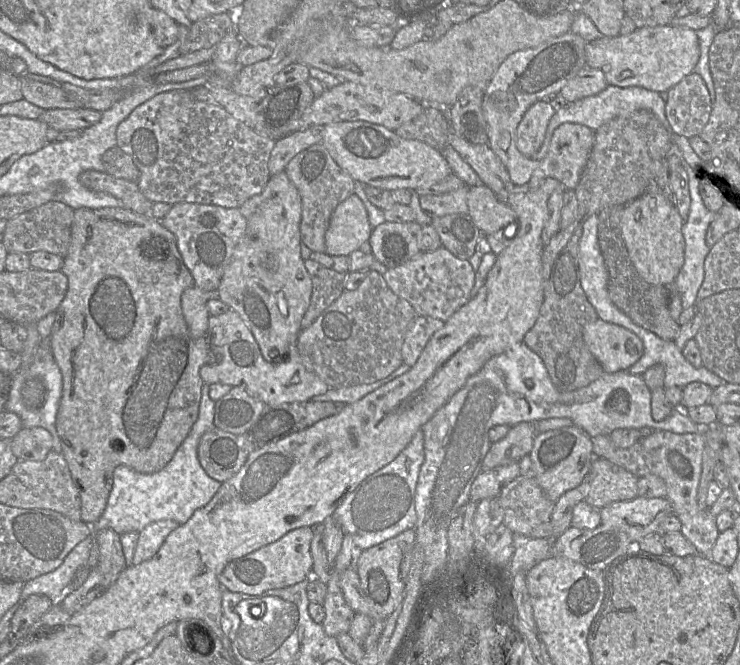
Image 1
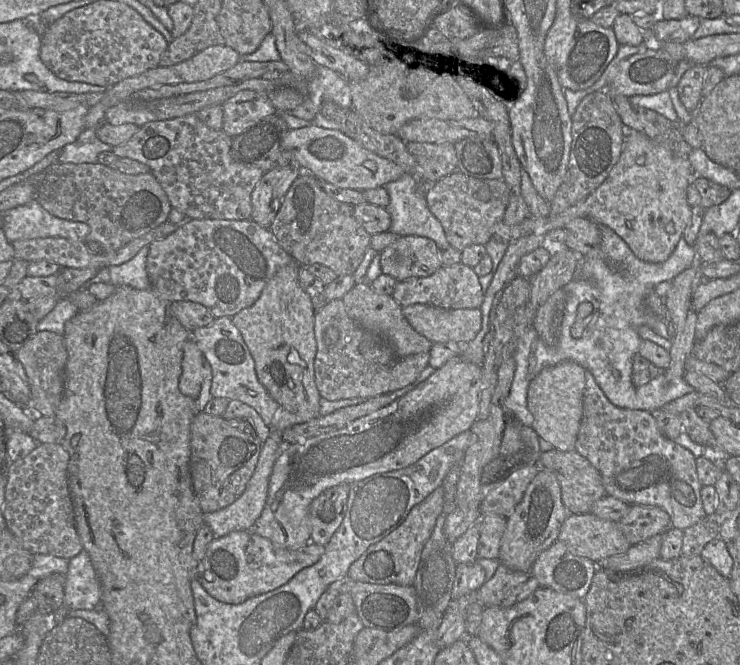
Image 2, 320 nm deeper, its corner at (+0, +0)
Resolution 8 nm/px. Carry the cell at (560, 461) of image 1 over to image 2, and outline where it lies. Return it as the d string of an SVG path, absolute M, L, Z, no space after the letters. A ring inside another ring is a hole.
M540 468L507 520L498 557L501 564L512 571L530 572L540 553L558 540L561 526L569 515L562 502L561 489L555 474Z

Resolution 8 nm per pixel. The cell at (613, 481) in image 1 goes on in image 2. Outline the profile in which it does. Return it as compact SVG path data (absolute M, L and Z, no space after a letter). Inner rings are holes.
M575 450L541 452L538 464L555 474L562 502L570 514L588 513L597 500L606 496L598 470Z

